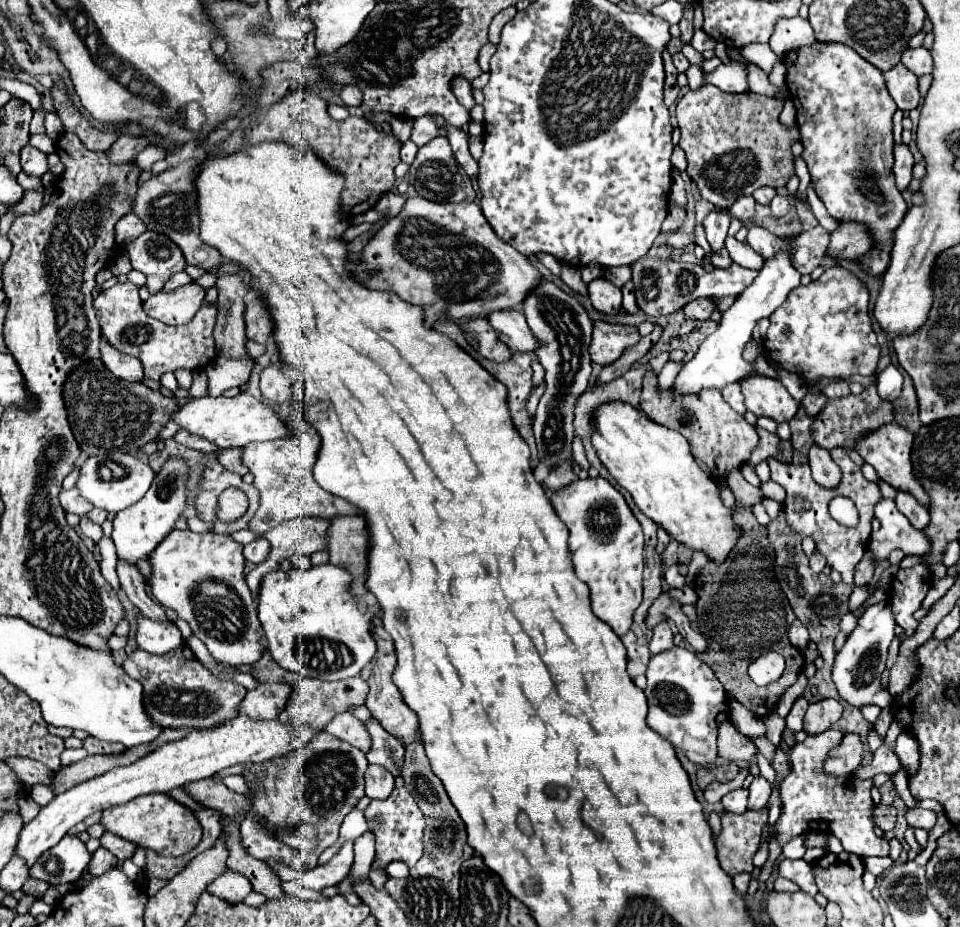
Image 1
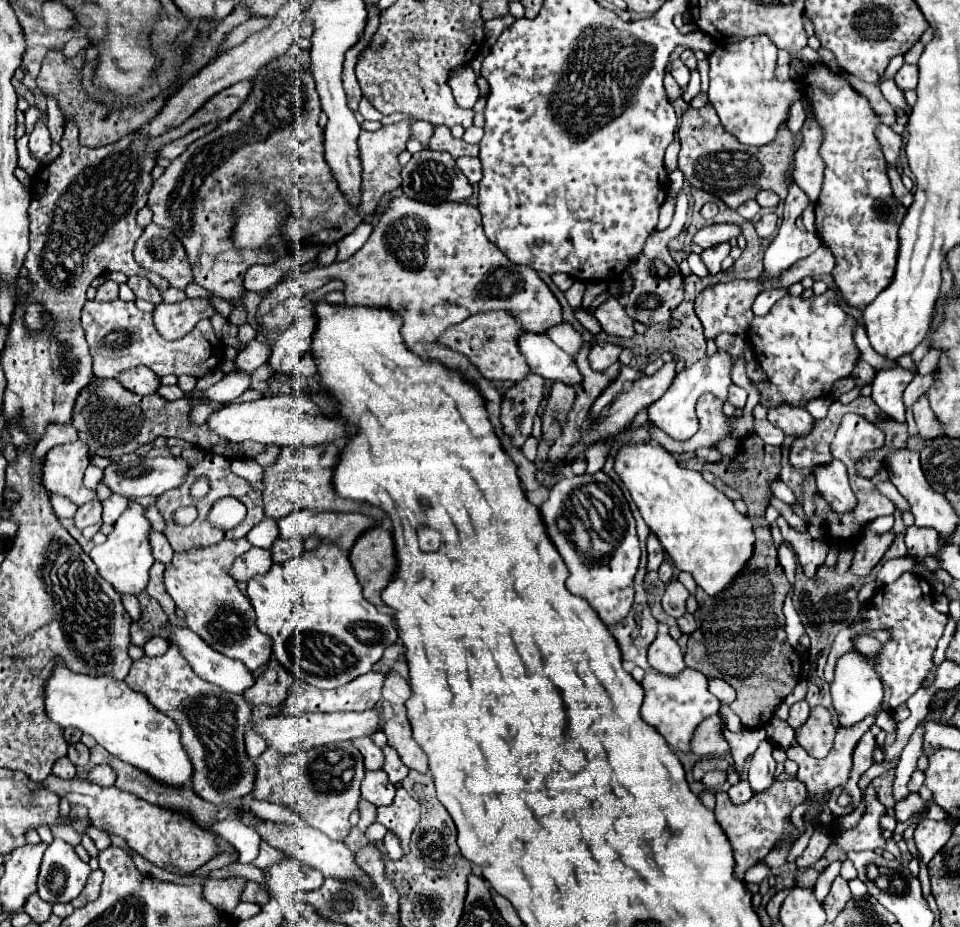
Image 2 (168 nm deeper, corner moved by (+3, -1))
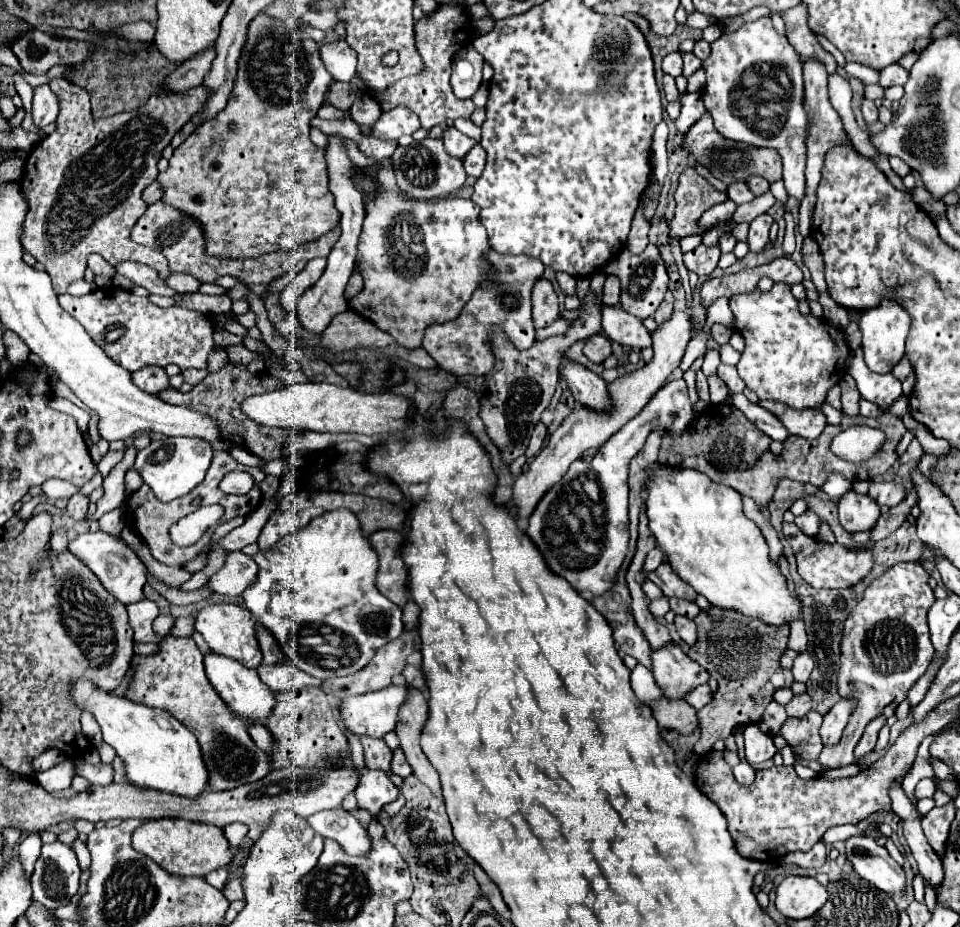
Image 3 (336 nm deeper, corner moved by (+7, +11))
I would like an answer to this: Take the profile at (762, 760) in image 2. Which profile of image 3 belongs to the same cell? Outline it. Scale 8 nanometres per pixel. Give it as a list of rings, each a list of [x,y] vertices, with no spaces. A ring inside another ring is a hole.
[[[750,725],[744,729],[744,741],[746,741],[746,761],[750,765],[764,763],[776,755],[776,747],[772,741],[772,735],[764,733],[758,725]]]

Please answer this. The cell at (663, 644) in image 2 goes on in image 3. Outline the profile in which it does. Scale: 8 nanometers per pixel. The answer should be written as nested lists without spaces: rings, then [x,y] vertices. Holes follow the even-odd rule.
[[[678,645],[652,653],[654,679],[666,699],[684,699],[686,691],[708,681],[708,671],[694,663]]]

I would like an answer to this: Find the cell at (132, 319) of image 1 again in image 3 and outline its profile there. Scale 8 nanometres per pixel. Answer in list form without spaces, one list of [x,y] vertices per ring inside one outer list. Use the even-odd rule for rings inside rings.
[[[120,287],[94,289],[84,297],[72,297],[64,293],[58,297],[58,301],[76,321],[84,325],[92,341],[102,347],[102,351],[114,363],[128,369],[130,373],[148,365],[166,367],[170,363],[178,365],[180,371],[192,367],[206,369],[206,357],[214,347],[214,323],[206,315],[184,307],[162,309],[150,299],[138,297]]]

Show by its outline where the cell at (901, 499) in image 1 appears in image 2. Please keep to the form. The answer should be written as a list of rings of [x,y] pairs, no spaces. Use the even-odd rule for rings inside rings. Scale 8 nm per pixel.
[[[910,525],[906,529],[906,547],[908,547],[908,553],[916,555],[920,561],[924,561],[930,571],[940,569],[938,561],[932,559],[934,551],[940,547],[938,545],[938,531],[930,529],[930,527]]]

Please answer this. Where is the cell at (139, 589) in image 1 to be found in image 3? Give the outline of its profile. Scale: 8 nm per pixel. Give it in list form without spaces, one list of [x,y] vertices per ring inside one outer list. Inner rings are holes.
[[[206,653],[204,655],[204,667],[206,667],[206,677],[212,683],[214,691],[222,697],[222,701],[226,703],[226,707],[230,709],[230,713],[238,715],[246,725],[266,725],[268,717],[272,715],[274,709],[274,695],[268,689],[268,685],[264,685],[258,677],[258,673],[254,669],[246,669],[242,663],[230,659],[230,657],[220,657],[214,653]]]

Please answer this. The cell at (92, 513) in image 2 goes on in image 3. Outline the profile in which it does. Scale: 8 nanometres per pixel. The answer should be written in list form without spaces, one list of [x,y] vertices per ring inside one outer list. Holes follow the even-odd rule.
[[[82,493],[72,495],[66,511],[68,511],[68,515],[74,517],[74,519],[84,519],[86,513],[88,513],[88,497],[82,495]]]

